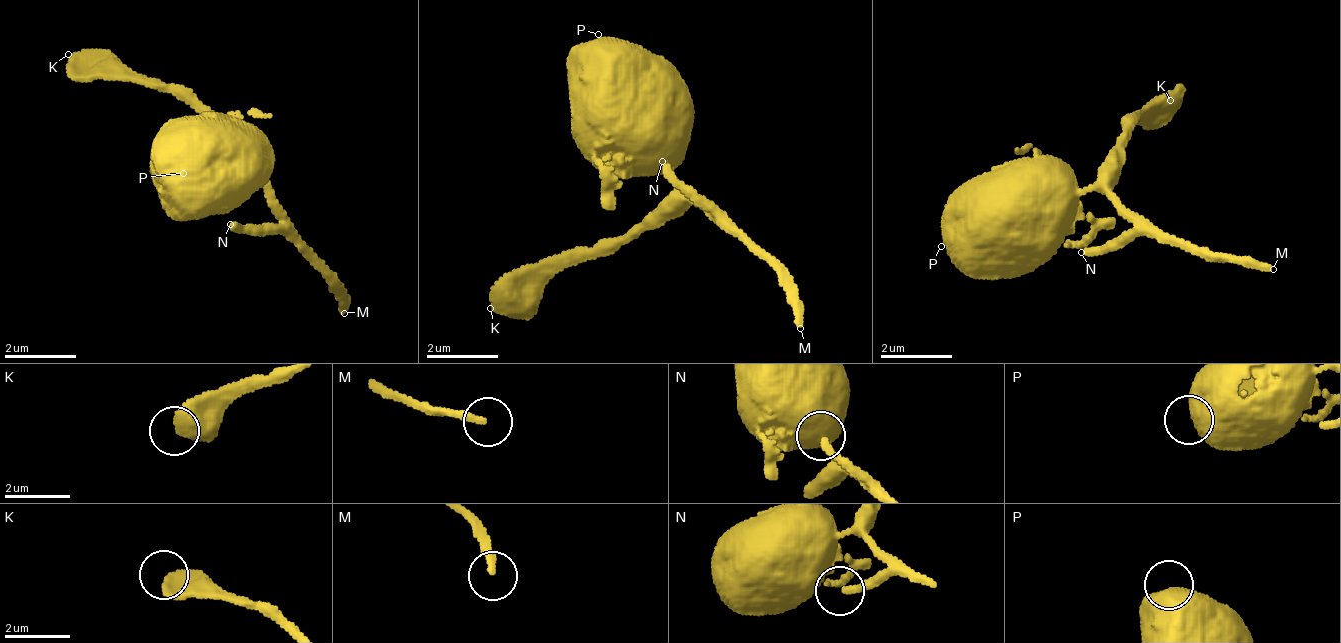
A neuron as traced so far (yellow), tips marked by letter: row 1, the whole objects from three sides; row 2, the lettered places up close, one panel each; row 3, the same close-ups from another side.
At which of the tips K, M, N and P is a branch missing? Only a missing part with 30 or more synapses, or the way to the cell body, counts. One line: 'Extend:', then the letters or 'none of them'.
Extend: M

